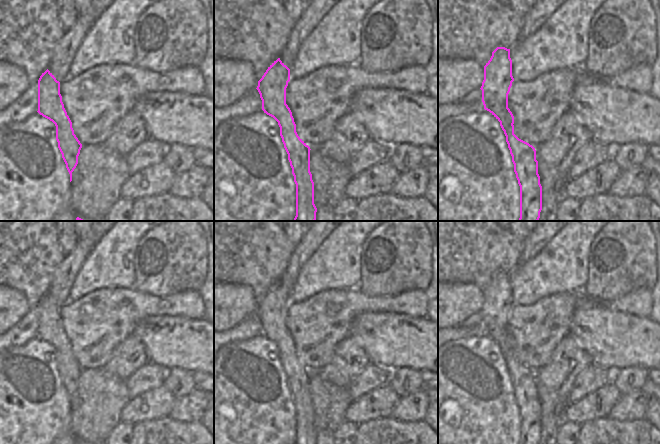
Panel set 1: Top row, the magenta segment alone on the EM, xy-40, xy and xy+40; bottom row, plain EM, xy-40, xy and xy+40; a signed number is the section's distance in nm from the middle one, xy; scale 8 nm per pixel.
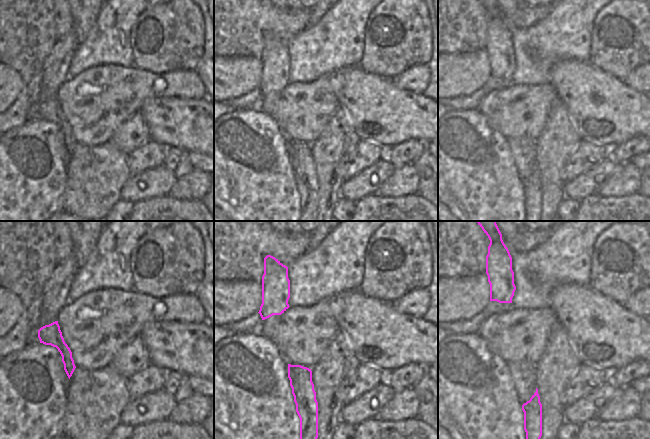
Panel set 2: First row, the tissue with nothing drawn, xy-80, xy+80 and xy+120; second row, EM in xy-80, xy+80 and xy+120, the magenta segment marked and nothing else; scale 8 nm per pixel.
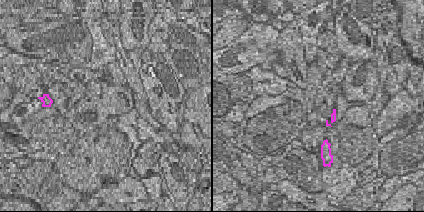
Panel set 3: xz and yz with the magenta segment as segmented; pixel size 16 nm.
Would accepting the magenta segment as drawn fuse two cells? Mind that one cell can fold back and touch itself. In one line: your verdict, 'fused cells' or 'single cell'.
single cell

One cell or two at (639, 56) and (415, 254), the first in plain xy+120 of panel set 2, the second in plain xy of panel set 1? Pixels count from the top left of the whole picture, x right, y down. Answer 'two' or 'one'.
one

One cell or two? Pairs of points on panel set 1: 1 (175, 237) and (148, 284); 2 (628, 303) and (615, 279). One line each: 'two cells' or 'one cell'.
1: one cell
2: two cells

